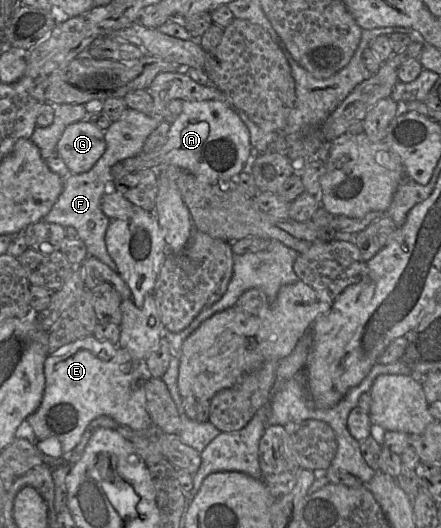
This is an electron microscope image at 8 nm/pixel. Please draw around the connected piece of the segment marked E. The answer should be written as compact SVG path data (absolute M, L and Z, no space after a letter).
M94 336L78 339L47 357L44 377L41 403L26 419L34 434L34 441L54 438L61 444L62 456L67 455L79 444L93 420L108 416L122 427L159 435L162 452L174 468L191 475L198 471L201 453L182 443L178 435L164 434L154 425L146 405L145 384L151 377L145 363L119 345L99 341Z

